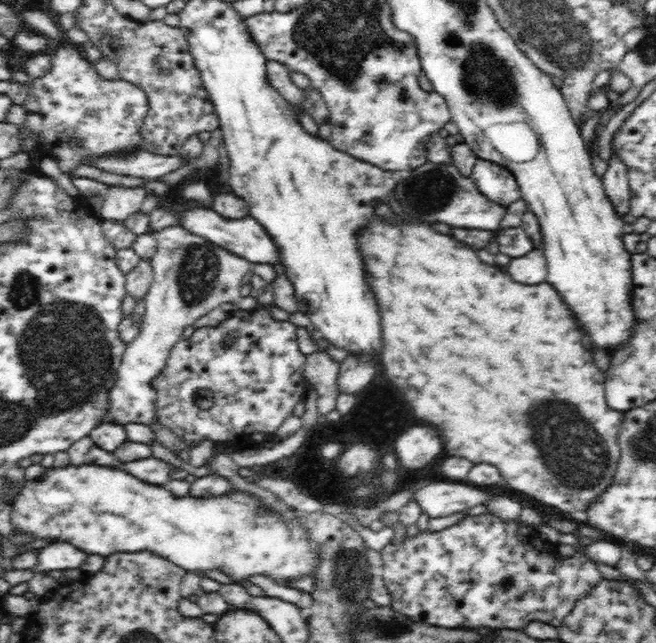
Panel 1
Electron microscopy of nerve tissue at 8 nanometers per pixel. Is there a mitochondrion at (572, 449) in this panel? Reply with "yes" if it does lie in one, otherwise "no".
yes

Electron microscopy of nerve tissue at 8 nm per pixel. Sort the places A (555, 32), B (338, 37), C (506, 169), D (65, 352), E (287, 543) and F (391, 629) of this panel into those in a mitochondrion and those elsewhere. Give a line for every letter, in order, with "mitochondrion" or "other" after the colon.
A: mitochondrion
B: mitochondrion
C: other
D: mitochondrion
E: other
F: mitochondrion

